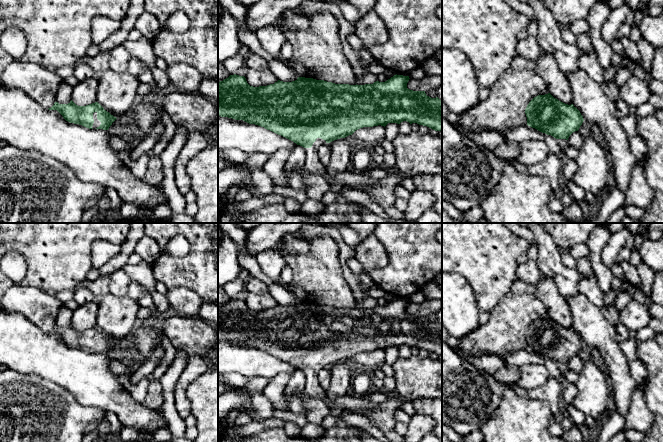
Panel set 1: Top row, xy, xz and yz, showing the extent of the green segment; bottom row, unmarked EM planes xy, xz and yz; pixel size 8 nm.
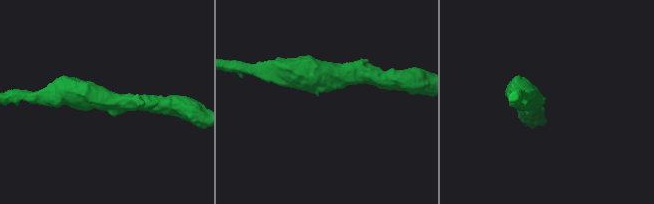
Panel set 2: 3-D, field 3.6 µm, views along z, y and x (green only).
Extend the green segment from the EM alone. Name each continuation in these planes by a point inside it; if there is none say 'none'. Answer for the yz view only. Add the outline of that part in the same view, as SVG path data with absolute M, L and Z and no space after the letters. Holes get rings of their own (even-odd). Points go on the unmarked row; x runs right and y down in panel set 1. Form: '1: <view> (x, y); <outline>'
none

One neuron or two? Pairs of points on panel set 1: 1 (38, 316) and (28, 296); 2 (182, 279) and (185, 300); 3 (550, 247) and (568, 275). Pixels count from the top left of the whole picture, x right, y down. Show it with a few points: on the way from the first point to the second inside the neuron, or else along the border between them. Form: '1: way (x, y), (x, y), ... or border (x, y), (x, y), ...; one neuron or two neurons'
1: way (38, 311), (38, 307), (32, 301); one neuron
2: border (169, 289), (177, 287), (189, 288), (203, 298); two neurons
3: way (550, 254), (550, 258), (561, 269); one neuron

